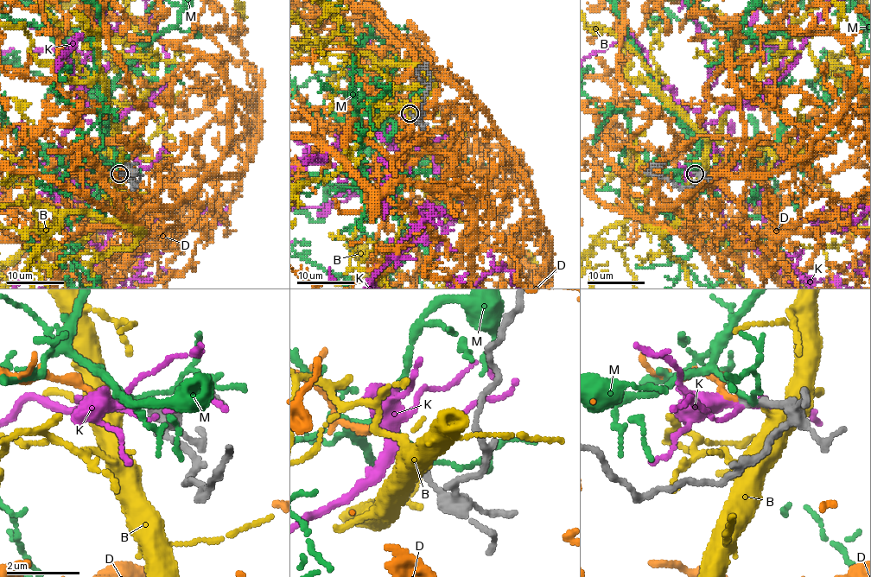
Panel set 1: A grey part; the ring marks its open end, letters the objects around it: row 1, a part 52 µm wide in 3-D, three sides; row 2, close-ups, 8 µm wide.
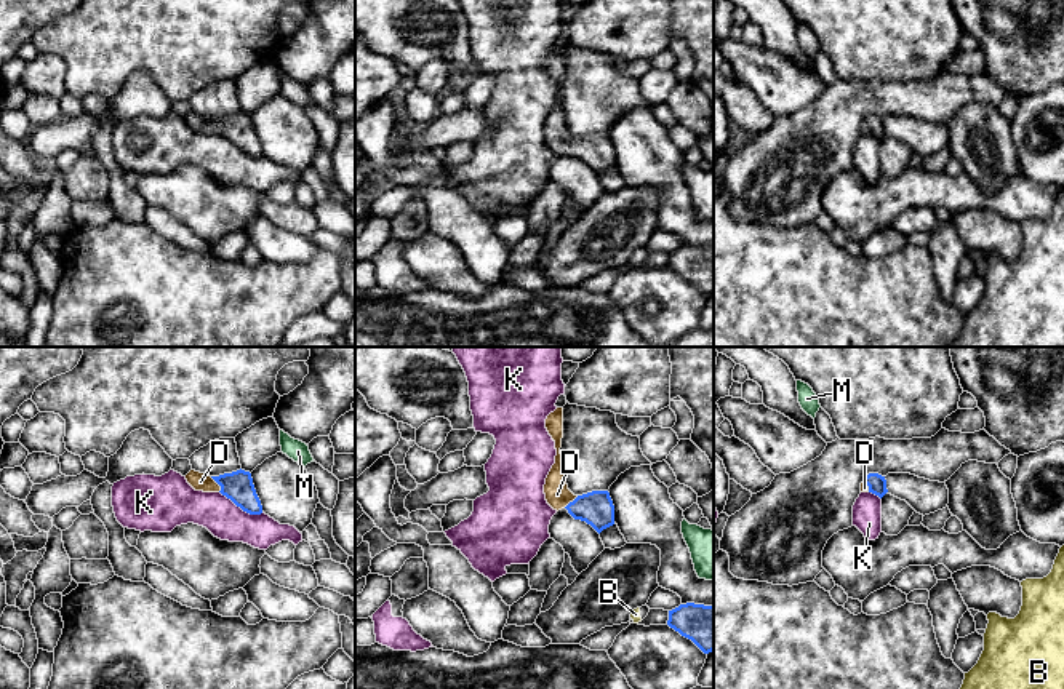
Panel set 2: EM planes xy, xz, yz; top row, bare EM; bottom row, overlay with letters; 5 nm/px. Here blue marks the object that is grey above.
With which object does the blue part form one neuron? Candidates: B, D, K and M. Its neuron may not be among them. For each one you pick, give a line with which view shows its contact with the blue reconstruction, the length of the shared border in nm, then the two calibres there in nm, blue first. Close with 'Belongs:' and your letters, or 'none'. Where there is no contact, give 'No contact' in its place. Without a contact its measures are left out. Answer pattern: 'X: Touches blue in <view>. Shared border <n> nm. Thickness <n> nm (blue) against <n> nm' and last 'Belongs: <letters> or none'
D: Touches blue in xy. Shared border 90 nm. Thickness 150 nm (blue) against 90 nm
Belongs: D

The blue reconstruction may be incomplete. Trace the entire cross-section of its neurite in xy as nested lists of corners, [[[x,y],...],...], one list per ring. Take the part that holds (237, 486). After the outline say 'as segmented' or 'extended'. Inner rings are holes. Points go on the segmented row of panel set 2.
[[[240,468],[232,473],[208,476],[205,473],[190,470],[186,475],[186,480],[195,491],[221,492],[250,515],[262,513],[262,505],[256,494],[250,472]]] | extended

